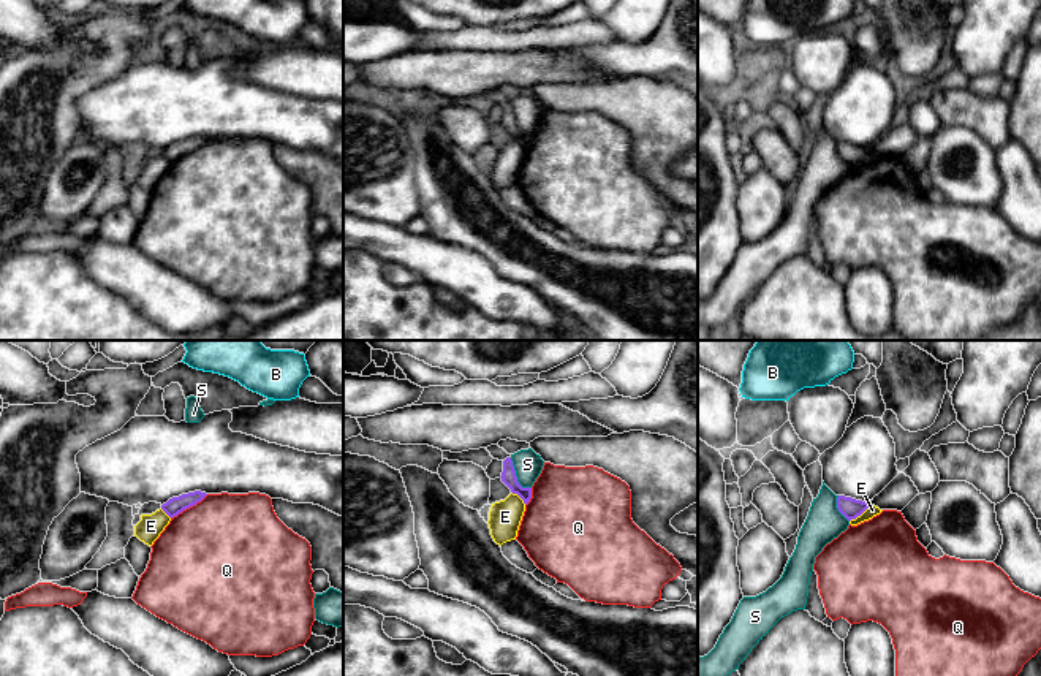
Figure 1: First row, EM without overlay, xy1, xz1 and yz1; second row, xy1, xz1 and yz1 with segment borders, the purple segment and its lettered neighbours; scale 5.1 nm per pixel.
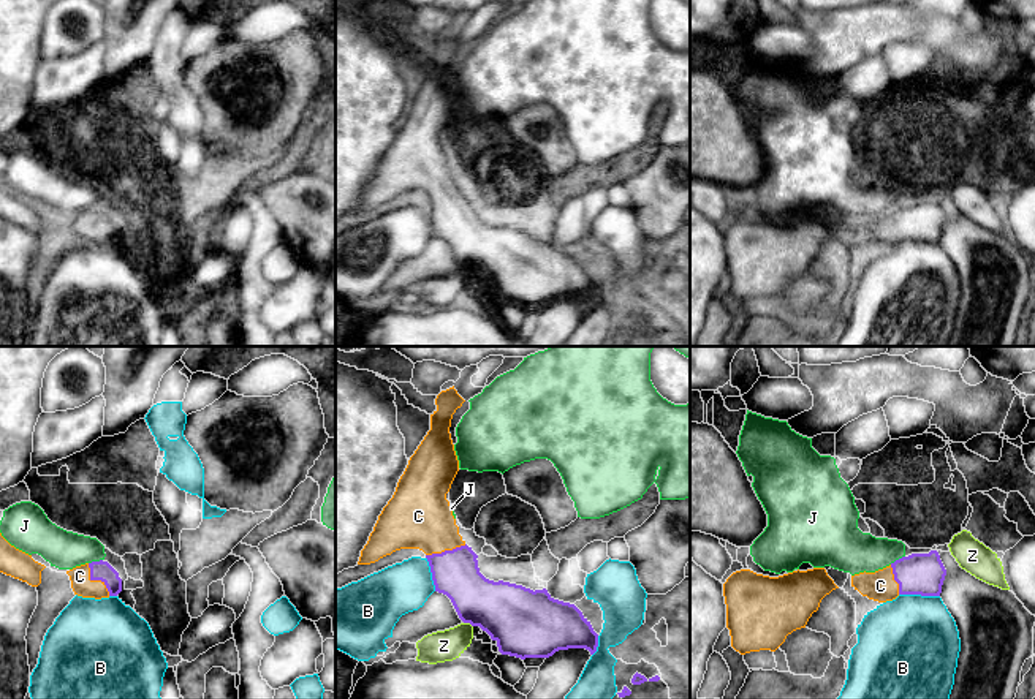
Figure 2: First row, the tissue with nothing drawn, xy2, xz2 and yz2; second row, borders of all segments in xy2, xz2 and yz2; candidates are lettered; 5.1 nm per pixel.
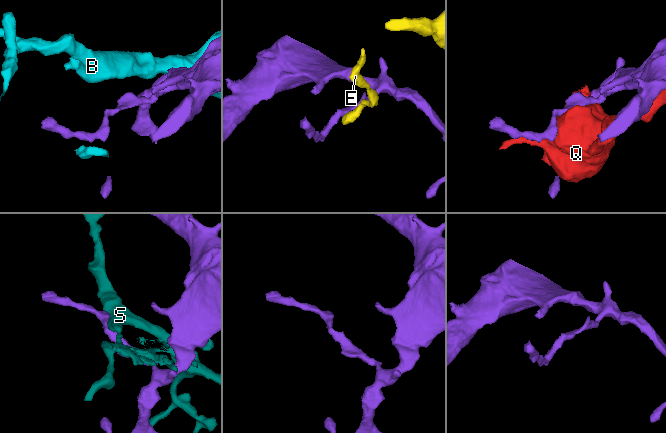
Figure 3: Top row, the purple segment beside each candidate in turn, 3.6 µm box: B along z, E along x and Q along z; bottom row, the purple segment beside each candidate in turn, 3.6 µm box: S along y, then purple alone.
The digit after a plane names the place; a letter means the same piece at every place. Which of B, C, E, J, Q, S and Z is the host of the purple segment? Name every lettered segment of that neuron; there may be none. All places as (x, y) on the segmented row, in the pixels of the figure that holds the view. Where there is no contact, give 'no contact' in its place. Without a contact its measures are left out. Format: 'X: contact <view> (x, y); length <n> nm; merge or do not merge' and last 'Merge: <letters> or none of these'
B: contact yz2 (920, 593); length 200 nm; do not merge
C: contact xy2 (95, 579); length 200 nm; merge
E: contact yz1 (859, 515); length 140 nm; do not merge
J: contact yz2 (896, 560); length 90 nm; do not merge
Q: contact xy1 (189, 507); length 220 nm; do not merge
S: contact xz1 (516, 477); length 190 nm; do not merge
Z: contact xz2 (469, 622); length 50 nm; do not merge
Merge: C

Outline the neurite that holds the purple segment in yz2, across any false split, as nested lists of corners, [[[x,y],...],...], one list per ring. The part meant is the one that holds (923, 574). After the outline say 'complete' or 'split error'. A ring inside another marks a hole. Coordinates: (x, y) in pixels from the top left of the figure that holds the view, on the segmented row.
[[[937,550],[912,554],[875,572],[851,576],[851,587],[869,599],[886,603],[899,595],[940,596],[946,569]]]; split error

